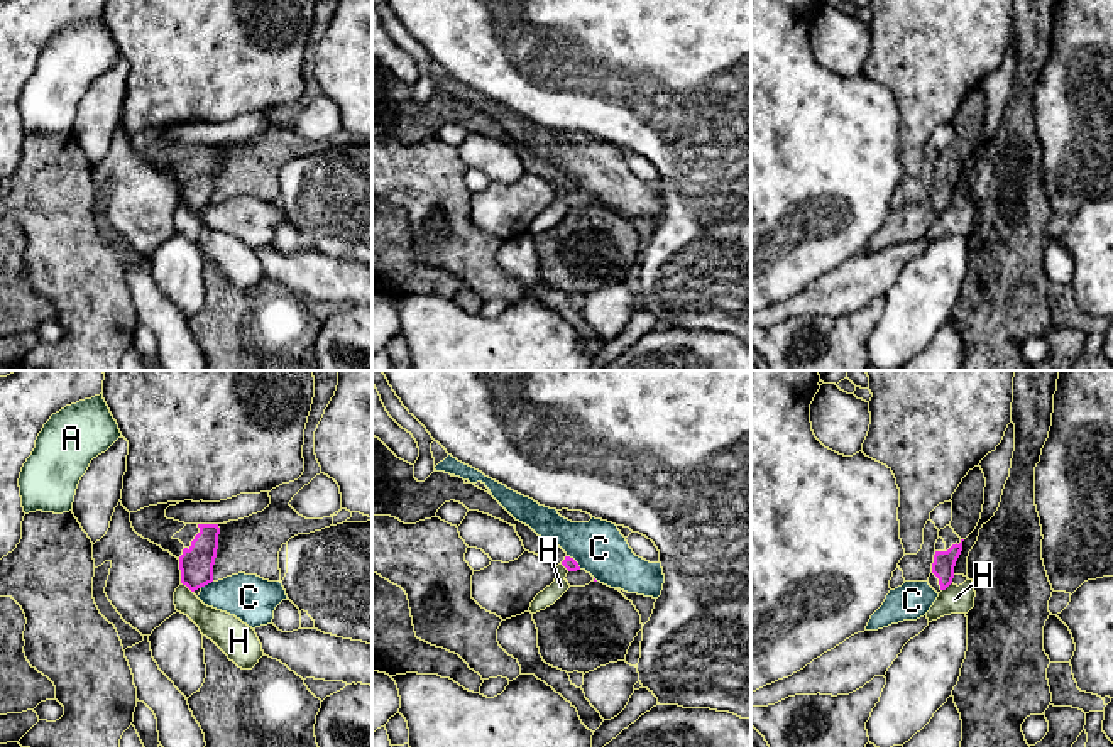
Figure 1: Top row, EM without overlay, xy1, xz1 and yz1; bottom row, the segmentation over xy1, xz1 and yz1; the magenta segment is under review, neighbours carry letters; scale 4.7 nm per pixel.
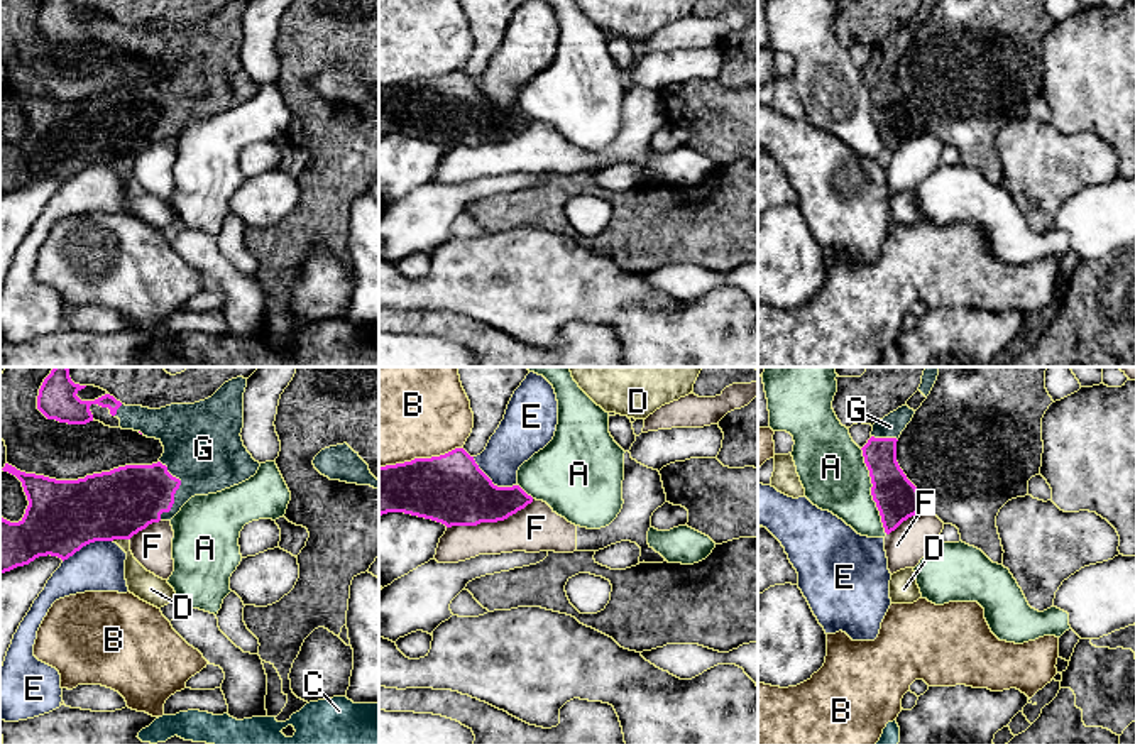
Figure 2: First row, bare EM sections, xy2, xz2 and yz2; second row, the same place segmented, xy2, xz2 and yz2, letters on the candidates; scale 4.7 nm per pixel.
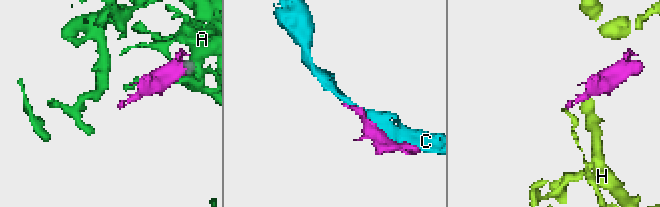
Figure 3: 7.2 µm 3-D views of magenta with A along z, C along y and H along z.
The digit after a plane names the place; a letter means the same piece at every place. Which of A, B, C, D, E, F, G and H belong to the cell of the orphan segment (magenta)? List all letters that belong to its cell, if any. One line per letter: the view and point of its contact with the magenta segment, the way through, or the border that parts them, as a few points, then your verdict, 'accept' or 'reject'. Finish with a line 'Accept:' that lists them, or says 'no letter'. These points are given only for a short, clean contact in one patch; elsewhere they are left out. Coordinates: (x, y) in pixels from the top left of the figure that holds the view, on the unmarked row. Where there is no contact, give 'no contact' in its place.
A: meets magenta in yz2 at (871, 112); reject
B: meets magenta in xz2 at (420, 80); reject
C: meets magenta in xz1 at (575, 183); border along xz1 (567, 176), (581, 190); reject
D: meets magenta in xy2 at (120, 159); border along xy2 (129, 159), (112, 161); reject
E: meets magenta in xz2 at (491, 103); reject
F: meets magenta in xz2 at (489, 142); reject
G: meets magenta in xy2 at (176, 110); accept
H: meets magenta in xy1 at (186, 207); border along xy1 (181, 203), (191, 213); reject
Accept: G

